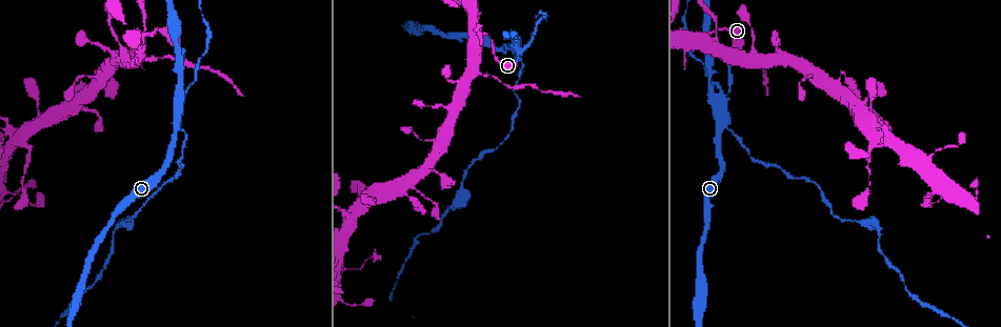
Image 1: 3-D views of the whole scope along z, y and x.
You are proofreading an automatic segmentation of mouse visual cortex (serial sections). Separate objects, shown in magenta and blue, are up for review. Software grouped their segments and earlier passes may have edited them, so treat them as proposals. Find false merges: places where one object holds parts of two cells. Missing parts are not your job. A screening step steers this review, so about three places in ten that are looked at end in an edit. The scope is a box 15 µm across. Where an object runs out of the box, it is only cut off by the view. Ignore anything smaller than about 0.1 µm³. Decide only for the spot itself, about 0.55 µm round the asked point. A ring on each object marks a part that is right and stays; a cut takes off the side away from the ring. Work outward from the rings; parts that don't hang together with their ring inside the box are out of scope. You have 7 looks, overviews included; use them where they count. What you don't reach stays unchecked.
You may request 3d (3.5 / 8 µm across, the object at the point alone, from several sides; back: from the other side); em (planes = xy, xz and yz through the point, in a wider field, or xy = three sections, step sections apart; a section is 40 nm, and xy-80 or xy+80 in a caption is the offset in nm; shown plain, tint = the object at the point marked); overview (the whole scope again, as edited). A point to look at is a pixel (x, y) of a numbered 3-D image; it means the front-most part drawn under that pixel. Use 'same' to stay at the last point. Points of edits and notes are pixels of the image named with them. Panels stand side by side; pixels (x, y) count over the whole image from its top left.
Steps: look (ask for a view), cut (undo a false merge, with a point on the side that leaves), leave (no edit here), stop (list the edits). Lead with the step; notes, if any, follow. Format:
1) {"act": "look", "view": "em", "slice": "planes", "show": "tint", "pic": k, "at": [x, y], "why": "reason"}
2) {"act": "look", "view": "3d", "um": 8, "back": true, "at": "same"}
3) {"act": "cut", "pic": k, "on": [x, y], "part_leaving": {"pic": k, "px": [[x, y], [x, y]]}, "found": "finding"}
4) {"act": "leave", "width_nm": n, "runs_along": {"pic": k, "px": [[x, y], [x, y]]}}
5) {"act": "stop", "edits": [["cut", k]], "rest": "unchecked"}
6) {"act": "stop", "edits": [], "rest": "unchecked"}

{"act": "look", "view": "3d", "um": 3.5, "pic": 1, "at": [707, 38]}

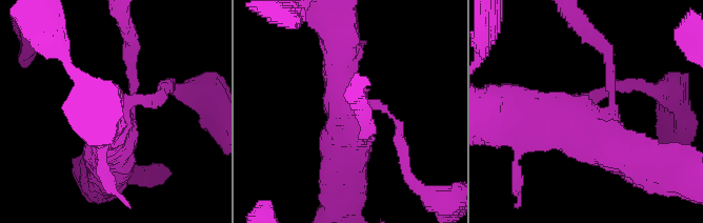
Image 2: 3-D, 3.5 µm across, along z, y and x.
{"act": "look", "view": "em", "slice": "xy", "step": 2, "show": "tint", "pic": 2, "at": [579, 119], "arms": 4, "arm_widths_nm": [150, 150, 500, 600]}

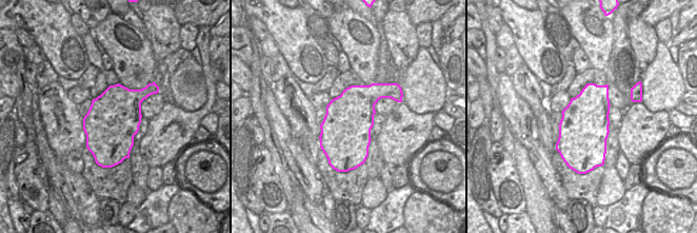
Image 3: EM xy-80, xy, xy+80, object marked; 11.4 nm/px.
{"act": "leave", "runs_along": {"pic": 2, "px": [[161, 93], [113, 118], [109, 157]]}, "found": "continuous, no second cell"}

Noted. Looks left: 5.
{"act": "look", "view": "3d", "um": 3.5, "pic": 1, "at": [175, 128], "why": "side arm on a straight run"}

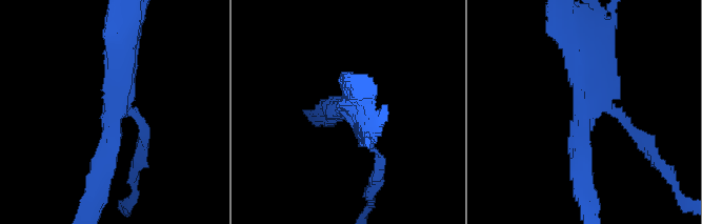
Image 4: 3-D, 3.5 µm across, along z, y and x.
{"act": "look", "view": "em", "slice": "xy", "step": 2, "show": "tint", "pic": 4, "at": [119, 109], "arms": 3, "arm_widths_nm": [100, 300, 350]}

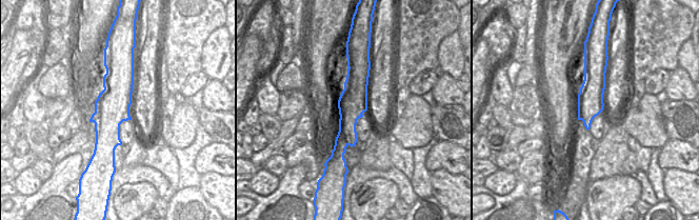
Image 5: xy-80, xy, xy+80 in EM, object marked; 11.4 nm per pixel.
{"act": "cut", "pic": 4, "on": [142, 126], "width_nm": 340, "found": "two cells meet here"}

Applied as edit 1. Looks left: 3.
{"act": "stop", "edits": [["cut", 4]], "rest": "unchecked"}

